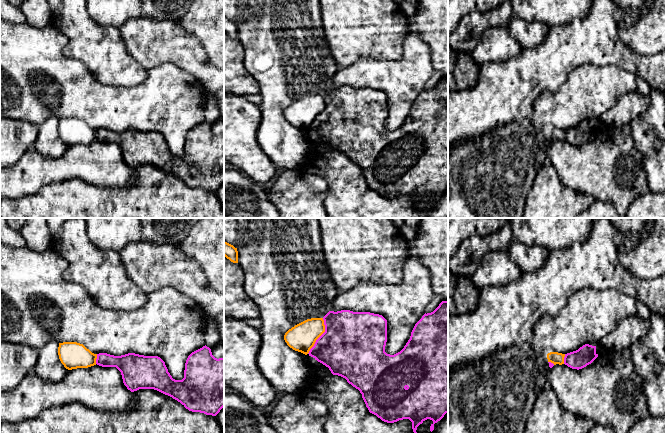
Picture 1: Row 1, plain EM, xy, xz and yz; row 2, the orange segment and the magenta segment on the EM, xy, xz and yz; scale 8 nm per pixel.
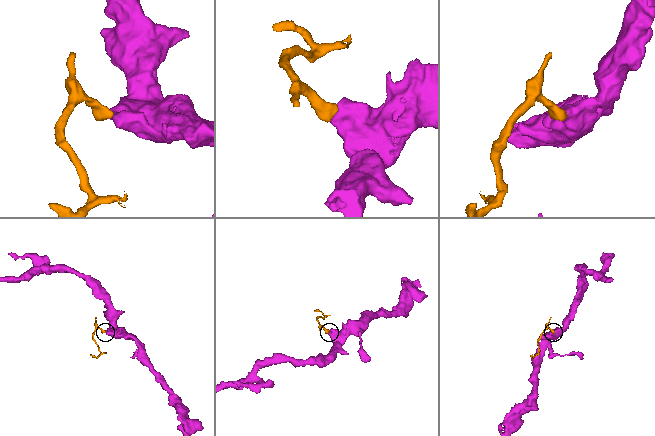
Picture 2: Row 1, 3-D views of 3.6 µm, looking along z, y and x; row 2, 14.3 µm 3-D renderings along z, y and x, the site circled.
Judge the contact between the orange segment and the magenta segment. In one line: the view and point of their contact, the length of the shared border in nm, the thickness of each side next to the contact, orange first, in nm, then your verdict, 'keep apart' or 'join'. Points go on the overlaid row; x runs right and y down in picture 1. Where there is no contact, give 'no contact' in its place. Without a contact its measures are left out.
contact xz (320, 335); length 320 nm; calibres 220 and 460 nm; keep apart

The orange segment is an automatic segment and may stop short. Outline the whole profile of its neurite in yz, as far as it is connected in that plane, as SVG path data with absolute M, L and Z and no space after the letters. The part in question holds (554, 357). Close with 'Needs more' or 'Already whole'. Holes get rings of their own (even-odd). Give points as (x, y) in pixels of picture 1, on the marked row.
M550 352L550 353L547 354L548 362L553 363L554 365L564 364L564 357L565 357L565 354L558 353L558 352Z. Already whole

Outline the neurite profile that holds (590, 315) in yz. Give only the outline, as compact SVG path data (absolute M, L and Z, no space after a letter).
M615 288L576 291L567 305L555 317L543 315L534 328L532 344L536 351L547 356L550 352L567 354L585 344L597 346L624 319L637 314L637 300Z

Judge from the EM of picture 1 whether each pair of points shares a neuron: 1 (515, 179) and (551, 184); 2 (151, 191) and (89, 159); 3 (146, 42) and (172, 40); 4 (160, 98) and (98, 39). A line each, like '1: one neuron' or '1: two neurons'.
1: two neurons
2: two neurons
3: one neuron
4: two neurons

